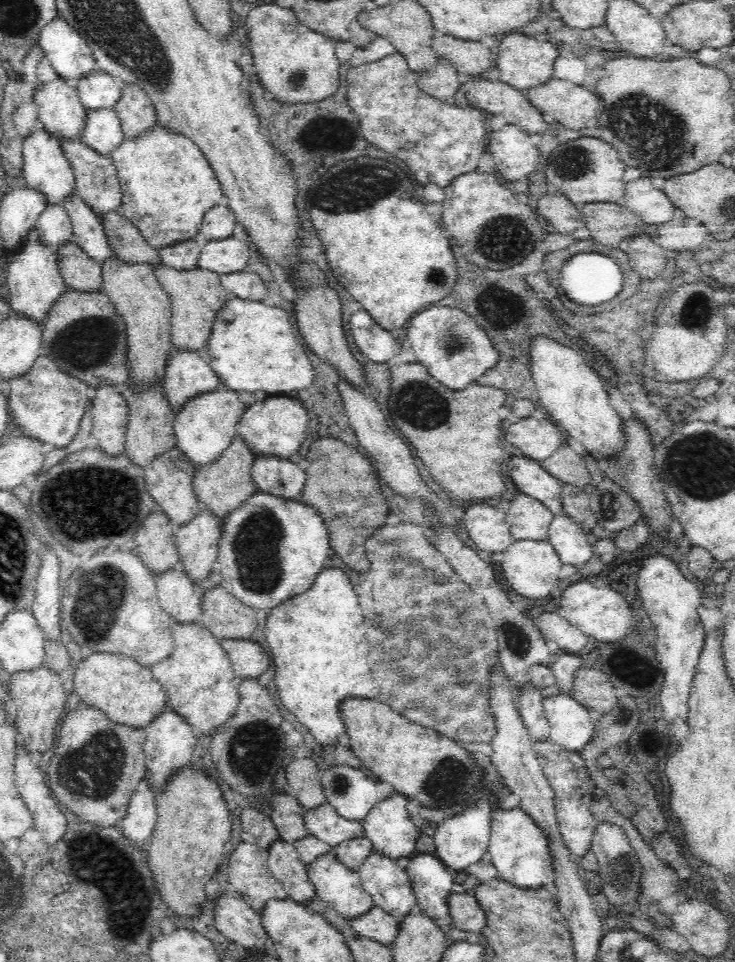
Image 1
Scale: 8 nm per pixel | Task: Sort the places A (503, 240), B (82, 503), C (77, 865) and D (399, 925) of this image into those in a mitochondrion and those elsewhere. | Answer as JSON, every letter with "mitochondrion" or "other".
{"A":"mitochondrion","B":"mitochondrion","C":"mitochondrion","D":"other"}

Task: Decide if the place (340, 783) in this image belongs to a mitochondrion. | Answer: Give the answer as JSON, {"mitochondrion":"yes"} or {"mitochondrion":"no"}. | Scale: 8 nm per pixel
{"mitochondrion":"yes"}

